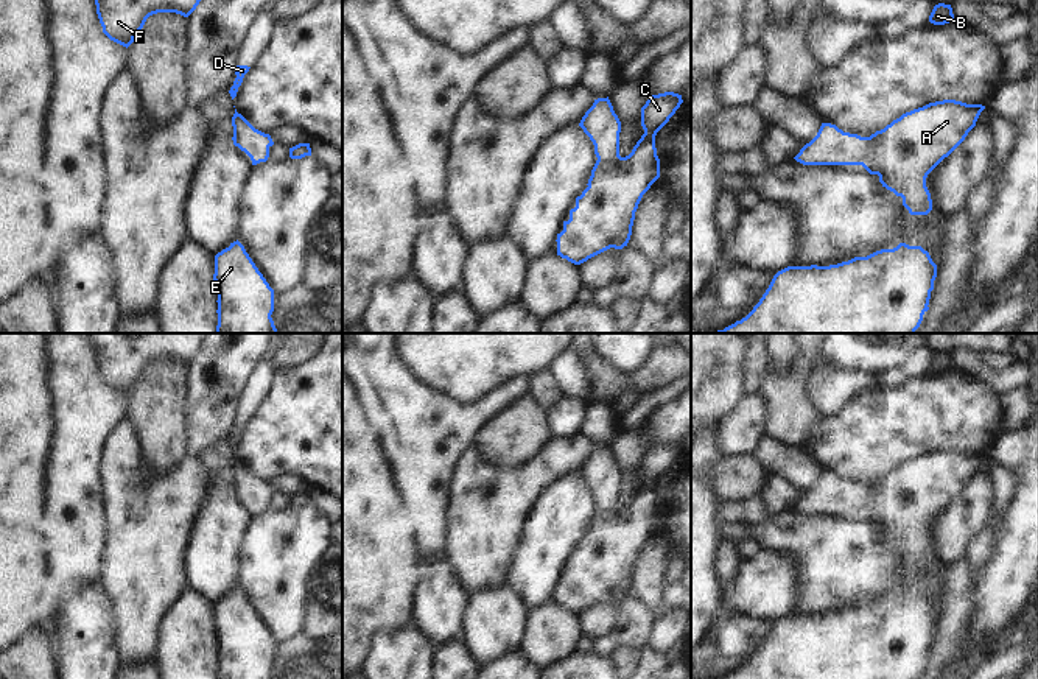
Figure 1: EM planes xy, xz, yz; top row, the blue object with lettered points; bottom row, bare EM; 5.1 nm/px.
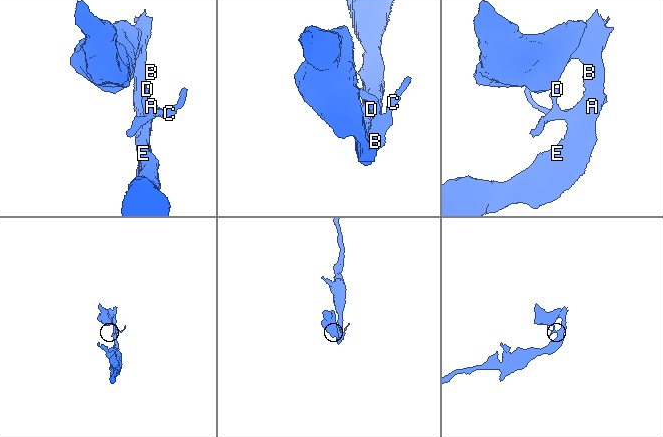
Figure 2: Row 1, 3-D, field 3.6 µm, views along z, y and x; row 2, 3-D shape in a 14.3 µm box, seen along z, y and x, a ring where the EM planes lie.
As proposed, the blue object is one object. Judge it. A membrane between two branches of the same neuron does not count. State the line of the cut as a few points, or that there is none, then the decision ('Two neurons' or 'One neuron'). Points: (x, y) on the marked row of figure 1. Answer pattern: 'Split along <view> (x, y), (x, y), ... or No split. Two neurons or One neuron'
No split. One neuron

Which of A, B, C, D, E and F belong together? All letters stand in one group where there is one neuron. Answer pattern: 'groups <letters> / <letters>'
groups A B C D E F

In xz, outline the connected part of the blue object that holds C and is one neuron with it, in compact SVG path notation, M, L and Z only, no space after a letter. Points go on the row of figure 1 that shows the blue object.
M674 92L652 95L641 107L644 134L632 153L621 157L621 121L608 97L594 100L579 126L593 142L598 160L588 187L557 234L557 255L580 265L610 248L627 246L638 204L660 178L655 135L682 103L682 95Z

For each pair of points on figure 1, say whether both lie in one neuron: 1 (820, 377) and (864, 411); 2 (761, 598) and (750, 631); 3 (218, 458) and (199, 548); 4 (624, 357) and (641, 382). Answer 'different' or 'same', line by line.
1: different
2: different
3: same
4: different

